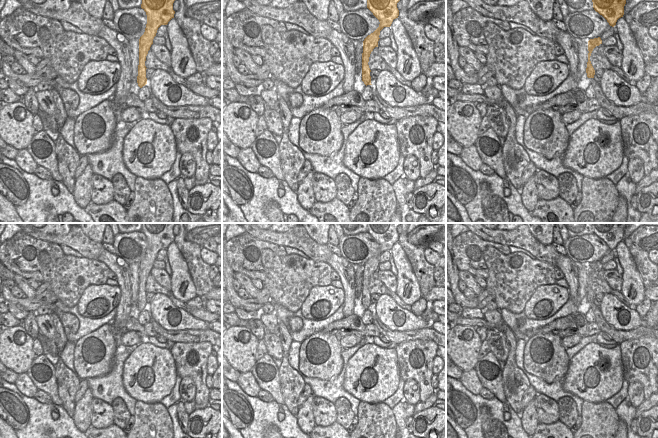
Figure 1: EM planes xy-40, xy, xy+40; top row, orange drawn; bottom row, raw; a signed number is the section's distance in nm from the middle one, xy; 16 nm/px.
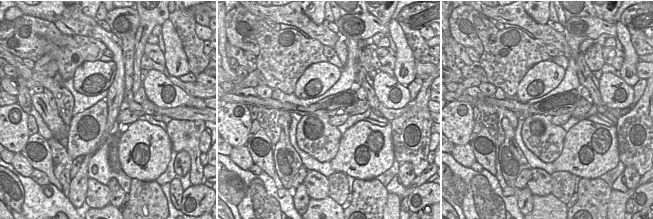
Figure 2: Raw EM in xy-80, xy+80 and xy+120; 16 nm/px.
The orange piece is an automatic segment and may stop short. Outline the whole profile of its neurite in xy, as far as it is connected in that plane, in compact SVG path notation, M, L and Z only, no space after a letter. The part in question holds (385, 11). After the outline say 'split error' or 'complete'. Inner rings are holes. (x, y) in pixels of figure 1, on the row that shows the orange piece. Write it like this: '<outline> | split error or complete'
M367 0L367 8L379 20L379 27L363 41L362 53L362 81L364 84L371 84L370 68L368 65L369 57L375 47L378 47L380 31L384 27L390 27L393 20L398 18L399 10L397 3L400 0Z | complete

